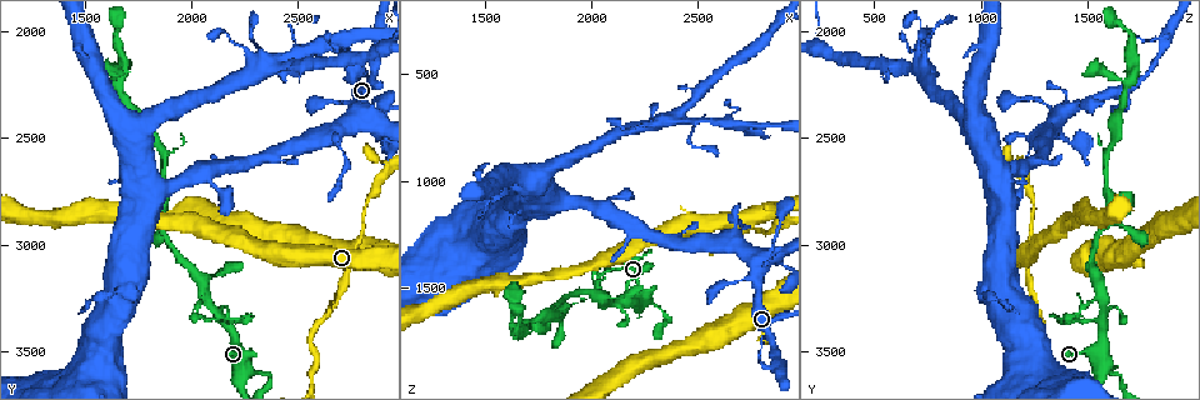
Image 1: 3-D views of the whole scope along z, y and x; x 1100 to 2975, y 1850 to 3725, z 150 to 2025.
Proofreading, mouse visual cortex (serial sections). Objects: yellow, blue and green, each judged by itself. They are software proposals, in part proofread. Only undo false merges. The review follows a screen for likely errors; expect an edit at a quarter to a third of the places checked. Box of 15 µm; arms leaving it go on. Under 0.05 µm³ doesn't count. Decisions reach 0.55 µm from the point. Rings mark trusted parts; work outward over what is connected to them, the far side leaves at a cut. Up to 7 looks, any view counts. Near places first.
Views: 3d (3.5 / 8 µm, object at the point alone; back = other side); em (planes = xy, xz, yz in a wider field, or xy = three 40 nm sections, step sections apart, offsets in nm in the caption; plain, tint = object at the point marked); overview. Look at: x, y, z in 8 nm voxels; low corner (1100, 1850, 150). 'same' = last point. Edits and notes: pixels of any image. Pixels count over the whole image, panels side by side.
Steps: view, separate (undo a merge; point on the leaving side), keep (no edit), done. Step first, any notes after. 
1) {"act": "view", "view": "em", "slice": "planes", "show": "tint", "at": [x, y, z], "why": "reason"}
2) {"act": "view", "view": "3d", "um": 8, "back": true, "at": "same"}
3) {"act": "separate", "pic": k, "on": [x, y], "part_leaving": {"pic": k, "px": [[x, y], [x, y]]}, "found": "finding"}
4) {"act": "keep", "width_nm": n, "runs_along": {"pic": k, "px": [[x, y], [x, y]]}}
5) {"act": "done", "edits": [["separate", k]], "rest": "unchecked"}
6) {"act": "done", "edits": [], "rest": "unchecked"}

{"act": "view", "view": "3d", "um": 3.5, "at": [2900, 2610, 1140]}

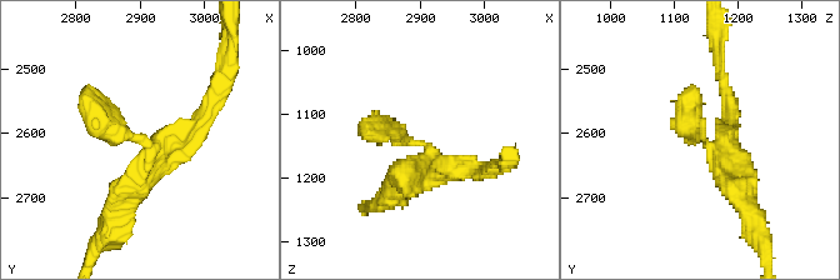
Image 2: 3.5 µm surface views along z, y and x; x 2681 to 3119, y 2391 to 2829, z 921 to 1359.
{"act": "view", "view": "em", "slice": "xy", "step": 3, "show": "tint", "at": [2895, 2610, 1150]}

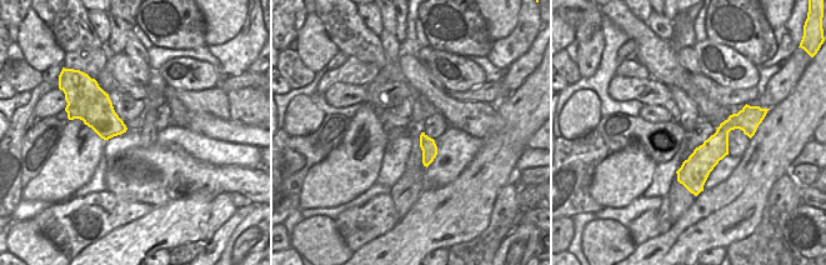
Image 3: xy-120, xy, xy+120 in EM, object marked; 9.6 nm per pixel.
{"act": "view", "view": "em", "slice": "xy", "step": 1, "show": "tint", "at": "same", "why": "another direction"}

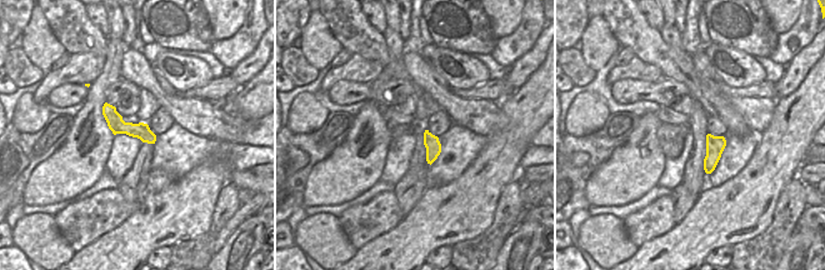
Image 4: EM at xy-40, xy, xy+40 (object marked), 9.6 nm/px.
{"act": "keep", "width_nm": 150, "runs_along": {"pic": 2, "px": [[743, 196], [689, 124], [695, 89]]}, "found": "continuous, no second cell"}

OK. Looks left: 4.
{"act": "view", "view": "3d", "um": 8, "at": [2060, 3250, 1570], "why": "small branch off a trunk"}

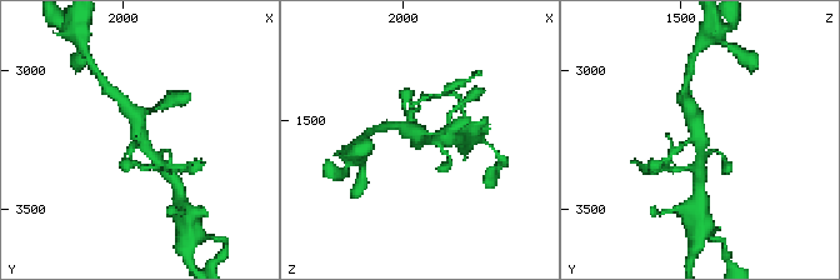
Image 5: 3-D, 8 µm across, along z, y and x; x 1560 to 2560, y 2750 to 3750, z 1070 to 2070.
{"act": "view", "view": "em", "slice": "xy", "step": 5, "show": "tint", "at": [2050, 3240, 1560], "arms": 3, "arm_widths_nm": [150, 300, 450], "why": "shape alone is not enough"}

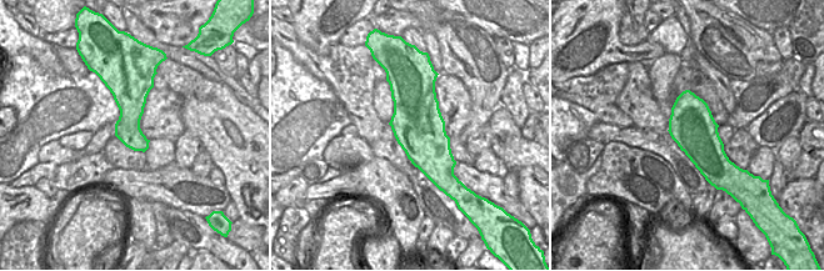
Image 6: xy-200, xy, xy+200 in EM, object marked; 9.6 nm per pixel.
{"act": "keep", "runs_along": {"pic": 5, "px": [[163, 165], [140, 140], [125, 105]]}, "found": "continuous, no second cell"}

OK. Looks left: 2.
{"act": "done", "edits": [], "rest": "unchecked"}

